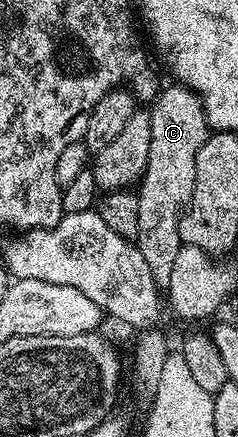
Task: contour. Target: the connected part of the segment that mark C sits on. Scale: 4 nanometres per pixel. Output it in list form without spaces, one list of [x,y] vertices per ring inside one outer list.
[[[184,85],[162,86],[157,92],[156,99],[152,100],[149,116],[151,117],[151,157],[147,159],[147,169],[142,177],[137,191],[139,223],[135,238],[137,248],[143,254],[143,261],[151,268],[151,277],[158,288],[168,290],[171,283],[171,274],[176,254],[183,246],[179,225],[184,208],[188,206],[191,193],[195,189],[195,153],[203,149],[203,141],[211,133],[211,128],[205,110],[201,104],[201,96],[190,91]]]

